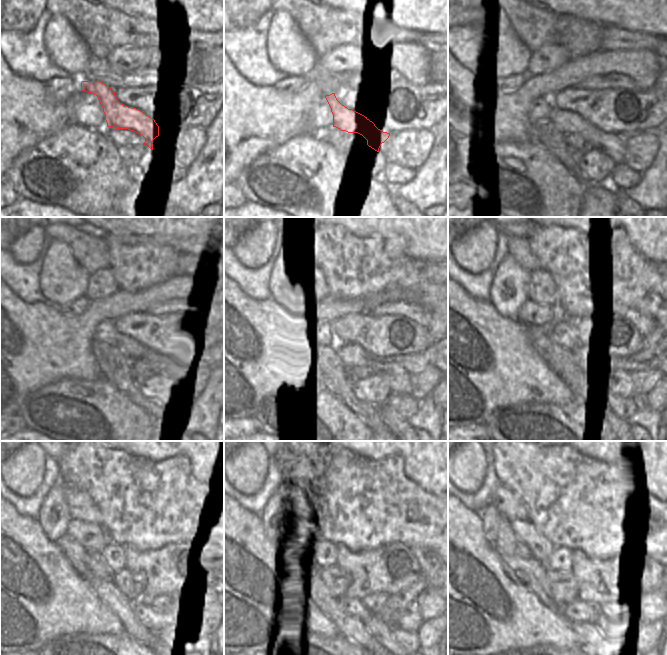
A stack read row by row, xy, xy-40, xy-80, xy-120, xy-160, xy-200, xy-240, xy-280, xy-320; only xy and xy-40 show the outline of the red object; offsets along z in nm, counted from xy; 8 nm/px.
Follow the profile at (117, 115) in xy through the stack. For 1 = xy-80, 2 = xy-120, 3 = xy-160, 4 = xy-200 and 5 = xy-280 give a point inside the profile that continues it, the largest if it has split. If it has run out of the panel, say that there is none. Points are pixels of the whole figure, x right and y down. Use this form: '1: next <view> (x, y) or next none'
1: next xy-80 (567, 122)
2: next xy-120 (172, 368)
3: next xy-160 (397, 370)
4: next xy-200 (621, 375)
5: next xy-280 (404, 607)

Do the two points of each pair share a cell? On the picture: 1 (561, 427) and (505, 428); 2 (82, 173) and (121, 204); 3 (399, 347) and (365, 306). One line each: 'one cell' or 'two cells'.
1: one cell
2: two cells
3: two cells

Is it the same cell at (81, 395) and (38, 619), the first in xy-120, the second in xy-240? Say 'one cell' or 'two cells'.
two cells

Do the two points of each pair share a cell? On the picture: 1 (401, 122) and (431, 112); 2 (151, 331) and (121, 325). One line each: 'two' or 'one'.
1: one
2: one

